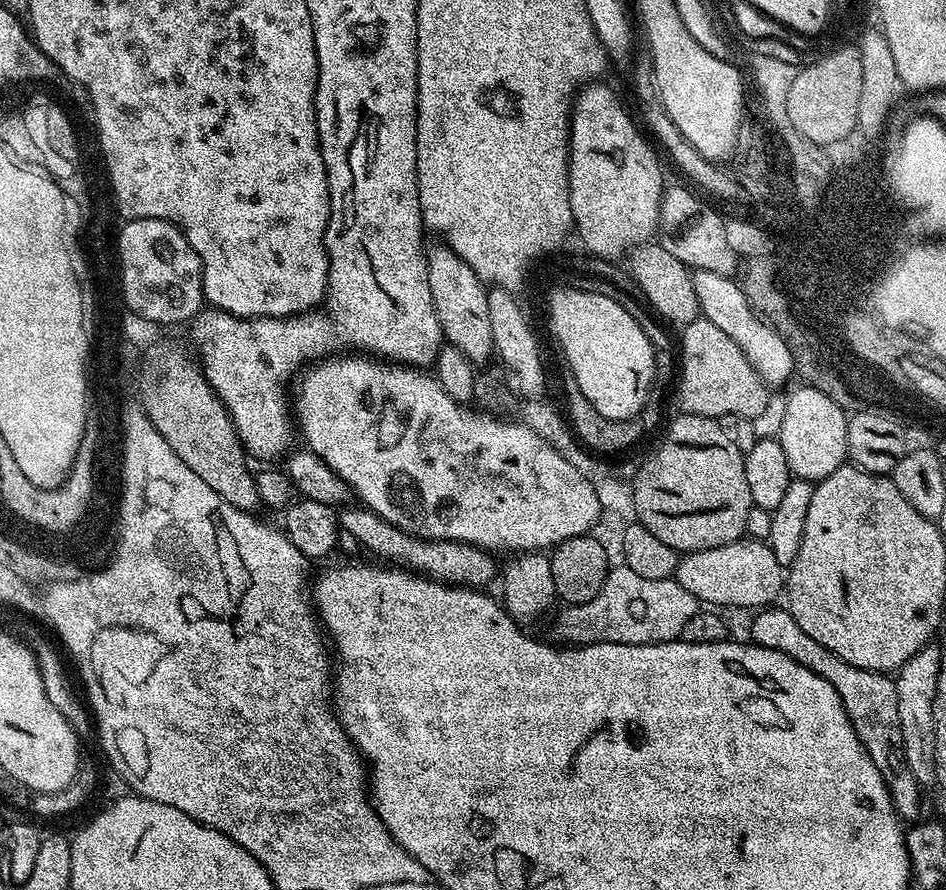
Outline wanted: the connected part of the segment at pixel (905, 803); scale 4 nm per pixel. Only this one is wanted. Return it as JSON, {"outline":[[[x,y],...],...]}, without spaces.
{"outline":[[[768,606],[753,616],[756,617],[752,620],[751,643],[770,650],[778,650],[794,658],[794,662],[806,666],[806,670],[814,670],[814,674],[830,682],[830,686],[842,700],[842,706],[854,726],[854,734],[858,734],[862,746],[868,751],[874,766],[878,766],[882,774],[897,817],[905,821],[908,819],[908,822],[919,821],[922,786],[916,781],[914,774],[910,774],[910,766],[906,764],[902,750],[902,725],[898,723],[898,690],[895,679],[882,672],[862,670],[858,666],[850,666],[850,662],[842,662],[842,658],[826,650],[822,642],[814,642],[814,638],[810,638],[810,634],[806,634],[806,630],[802,630],[802,626],[794,622],[787,607]]]}

